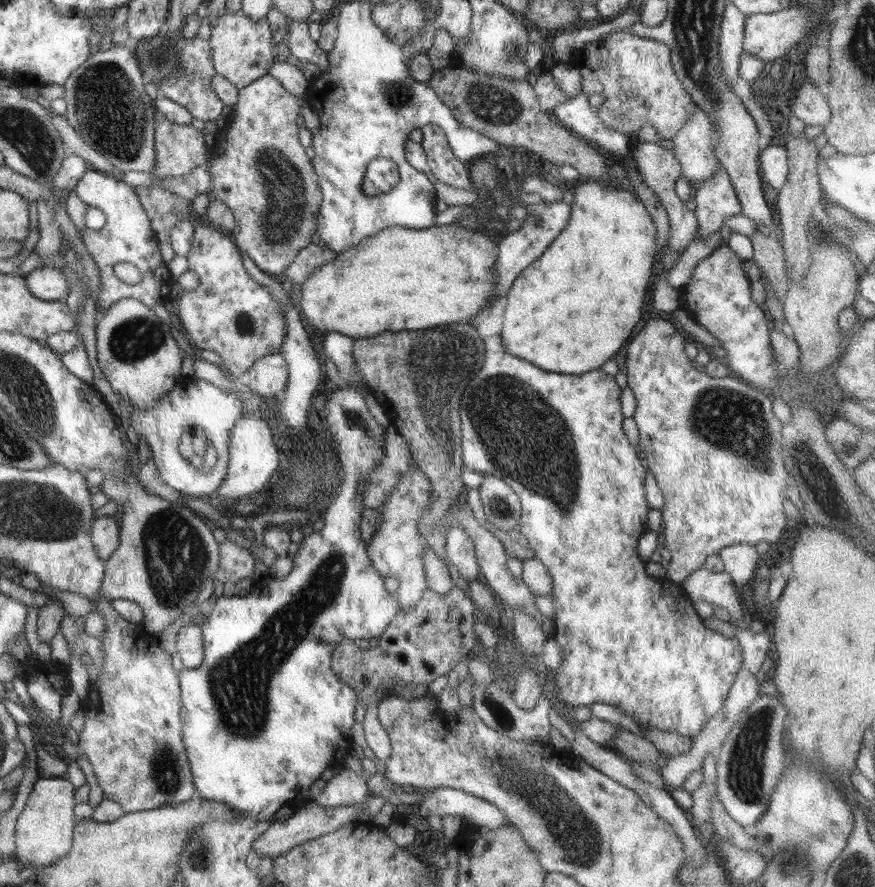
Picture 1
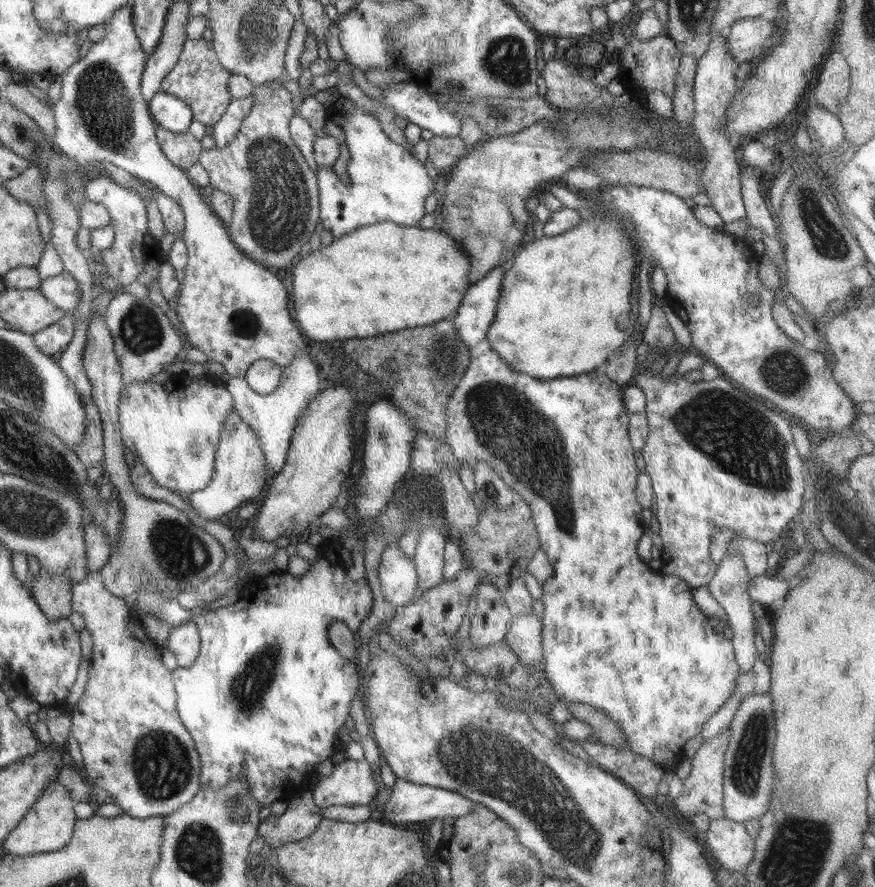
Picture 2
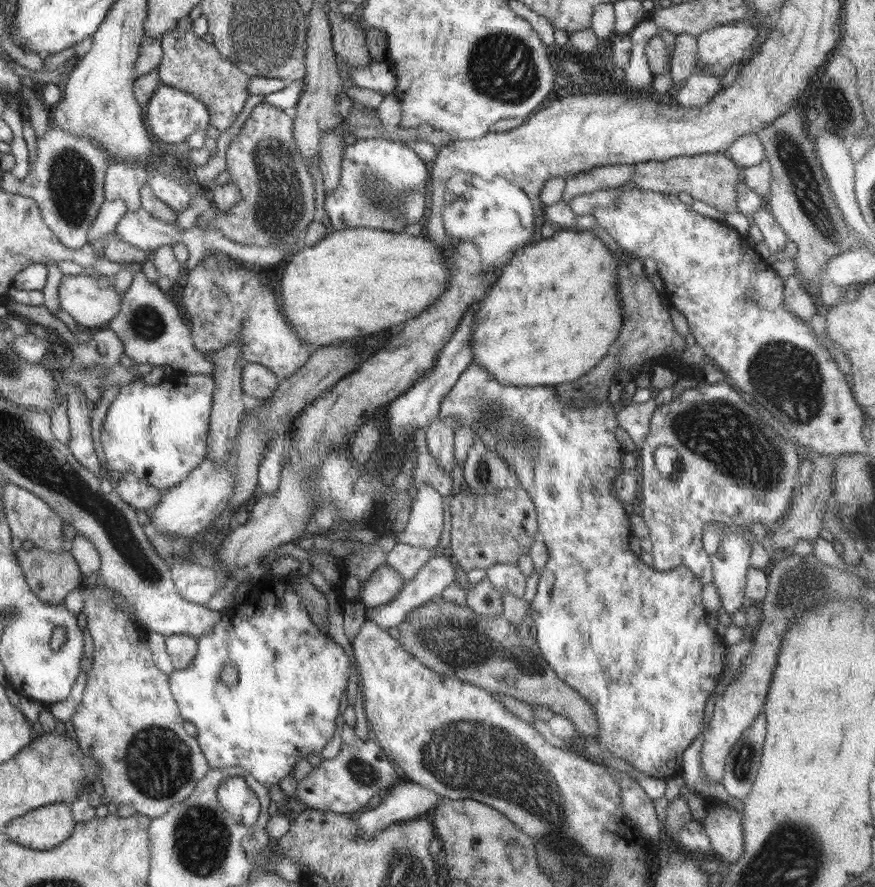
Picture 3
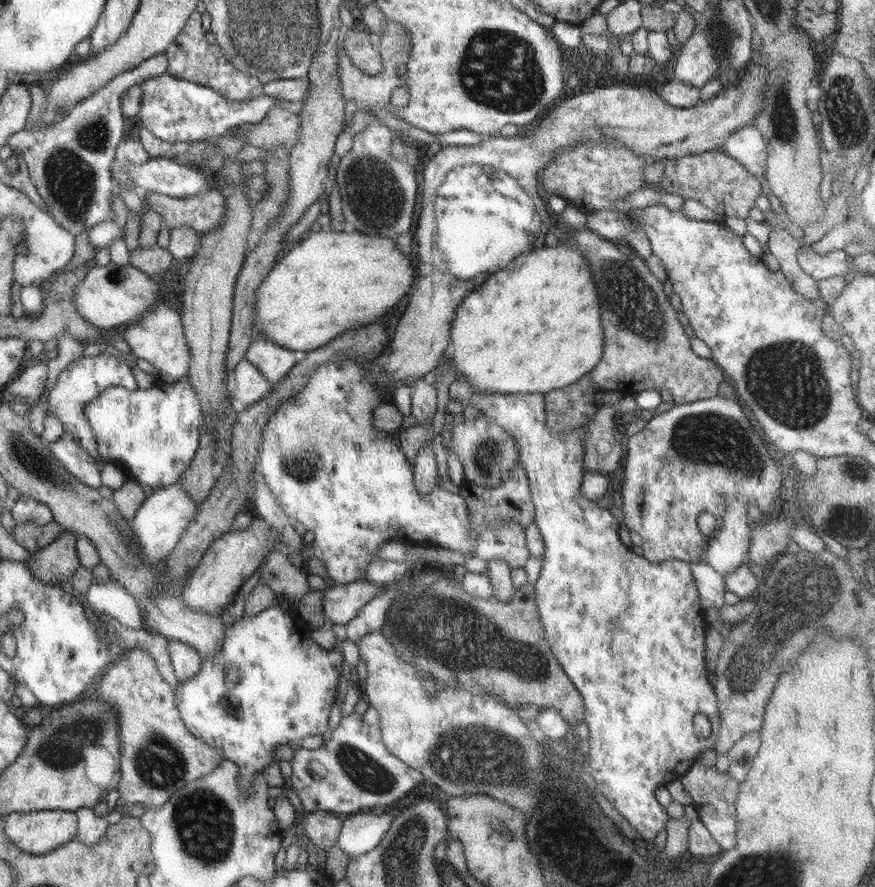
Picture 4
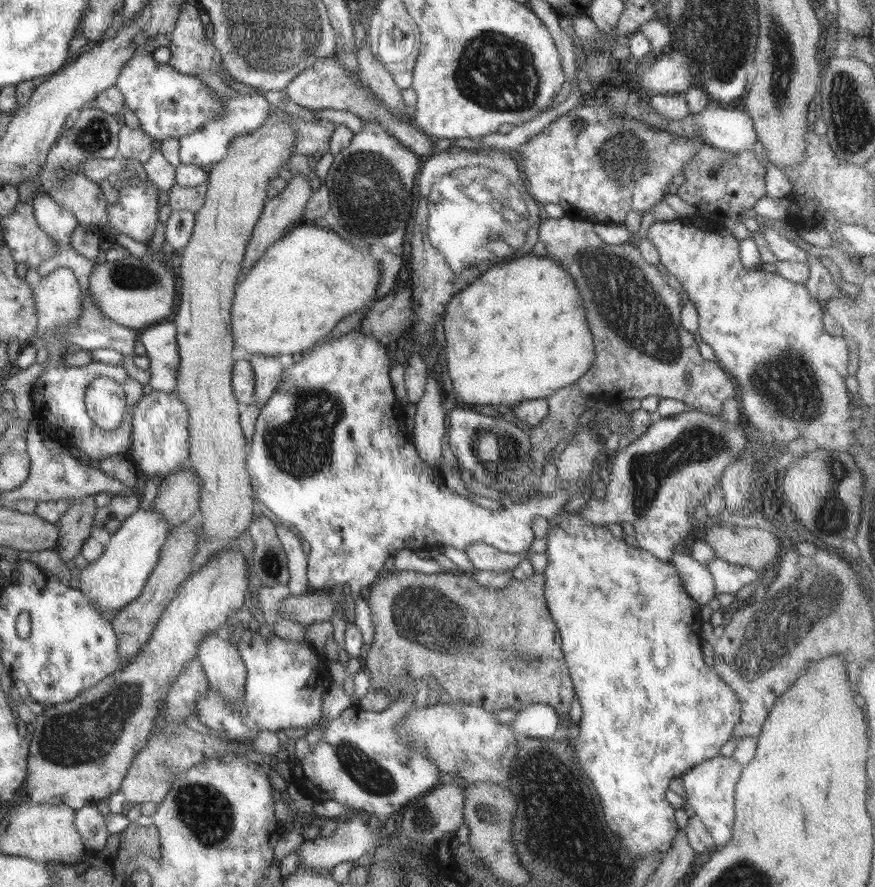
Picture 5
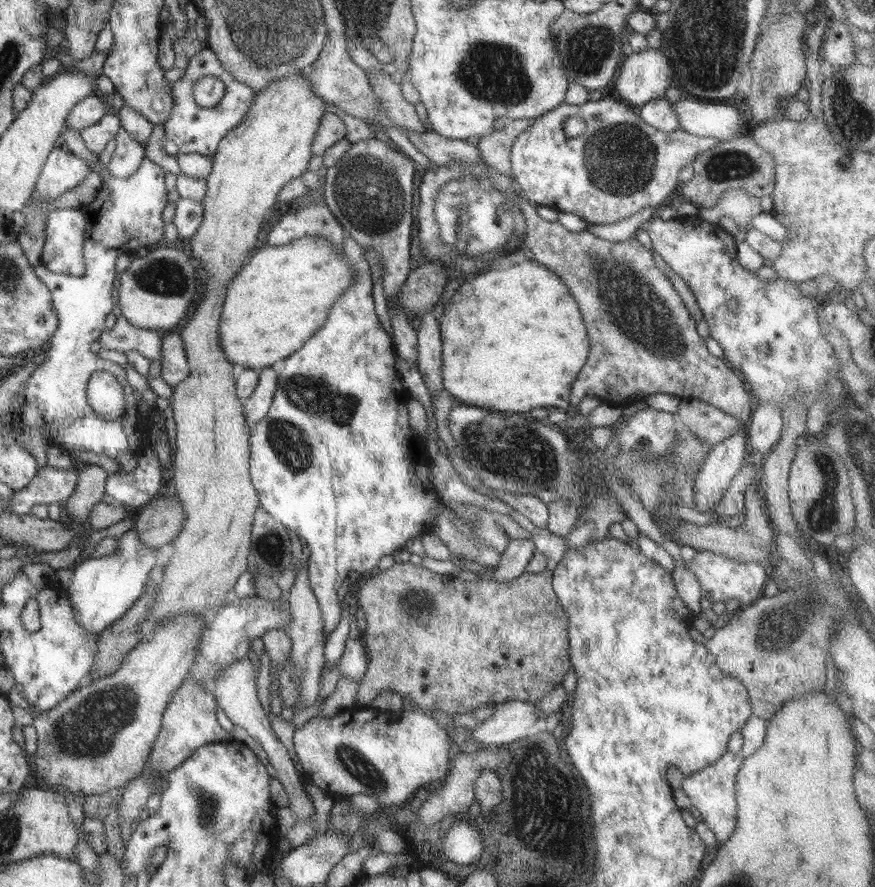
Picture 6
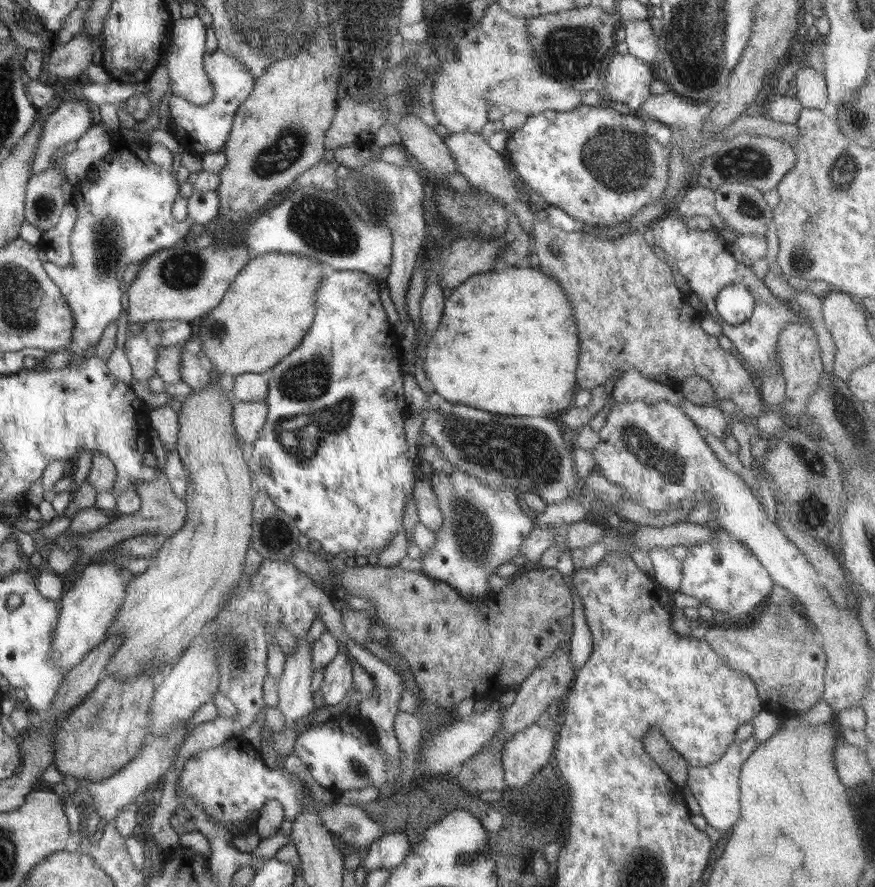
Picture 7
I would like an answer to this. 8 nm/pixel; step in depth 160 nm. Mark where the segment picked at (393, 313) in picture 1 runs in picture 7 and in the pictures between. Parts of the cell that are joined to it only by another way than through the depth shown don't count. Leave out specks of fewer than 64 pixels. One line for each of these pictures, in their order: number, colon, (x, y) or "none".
2: (378, 279)
3: (354, 282)
4: (330, 282)
5: (310, 279)
6: (283, 294)
7: (267, 310)

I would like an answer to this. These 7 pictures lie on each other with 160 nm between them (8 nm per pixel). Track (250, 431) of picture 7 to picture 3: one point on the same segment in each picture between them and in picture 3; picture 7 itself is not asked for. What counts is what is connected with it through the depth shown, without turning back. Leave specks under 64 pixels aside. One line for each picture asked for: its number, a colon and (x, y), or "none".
3: (228, 301)
4: (274, 361)
5: (268, 370)
6: (255, 408)

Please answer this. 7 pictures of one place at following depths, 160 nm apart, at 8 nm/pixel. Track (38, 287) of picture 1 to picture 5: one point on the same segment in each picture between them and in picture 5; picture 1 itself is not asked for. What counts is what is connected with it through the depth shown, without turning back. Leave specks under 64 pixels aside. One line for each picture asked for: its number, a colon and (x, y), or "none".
2: (64, 291)
3: (93, 303)
4: (109, 297)
5: (135, 293)

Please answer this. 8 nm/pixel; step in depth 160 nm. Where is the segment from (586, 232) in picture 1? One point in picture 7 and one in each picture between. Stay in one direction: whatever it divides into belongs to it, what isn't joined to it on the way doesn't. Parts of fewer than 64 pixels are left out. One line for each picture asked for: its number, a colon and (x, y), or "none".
2: (562, 307)
3: (554, 313)
4: (533, 328)
5: (518, 332)
6: (513, 340)
7: (507, 343)

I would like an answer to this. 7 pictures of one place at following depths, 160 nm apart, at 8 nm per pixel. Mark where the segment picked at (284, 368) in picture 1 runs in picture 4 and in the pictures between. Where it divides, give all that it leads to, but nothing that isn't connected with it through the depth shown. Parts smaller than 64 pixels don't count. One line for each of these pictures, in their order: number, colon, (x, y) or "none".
2: (263, 376)
3: (259, 382)
4: (247, 384)

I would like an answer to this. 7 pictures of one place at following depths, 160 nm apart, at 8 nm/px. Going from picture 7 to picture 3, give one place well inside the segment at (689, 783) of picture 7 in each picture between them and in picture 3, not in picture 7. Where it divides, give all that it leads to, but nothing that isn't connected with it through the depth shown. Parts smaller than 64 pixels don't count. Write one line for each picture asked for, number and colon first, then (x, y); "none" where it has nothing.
3: (723, 825)
4: (714, 794)
5: (710, 787)
6: (712, 791)

